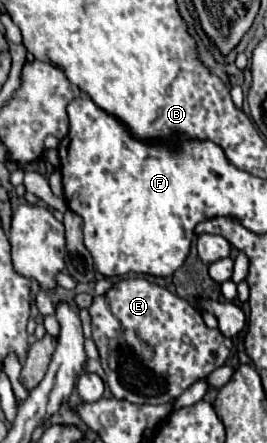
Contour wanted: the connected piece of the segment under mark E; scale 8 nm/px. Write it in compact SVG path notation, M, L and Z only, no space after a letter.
M125 278L125 280L115 282L113 288L111 288L105 296L97 296L97 298L93 300L93 306L89 308L89 314L91 314L91 318L93 318L93 340L95 340L95 344L97 344L97 348L99 348L99 354L101 354L101 364L103 364L105 374L107 374L109 390L111 390L113 398L117 398L117 400L127 400L127 402L133 402L133 404L167 404L167 402L173 402L173 400L175 400L177 396L181 396L181 392L187 390L195 380L205 378L205 376L209 376L215 368L223 366L223 364L225 364L225 358L229 356L231 346L233 346L231 340L225 338L217 328L211 330L211 328L205 326L205 322L203 322L203 318L201 318L201 312L199 312L197 308L189 306L189 302L181 300L179 296L171 294L169 290L165 290L165 288L157 286L157 284L151 284L151 282L145 280L145 278Z

